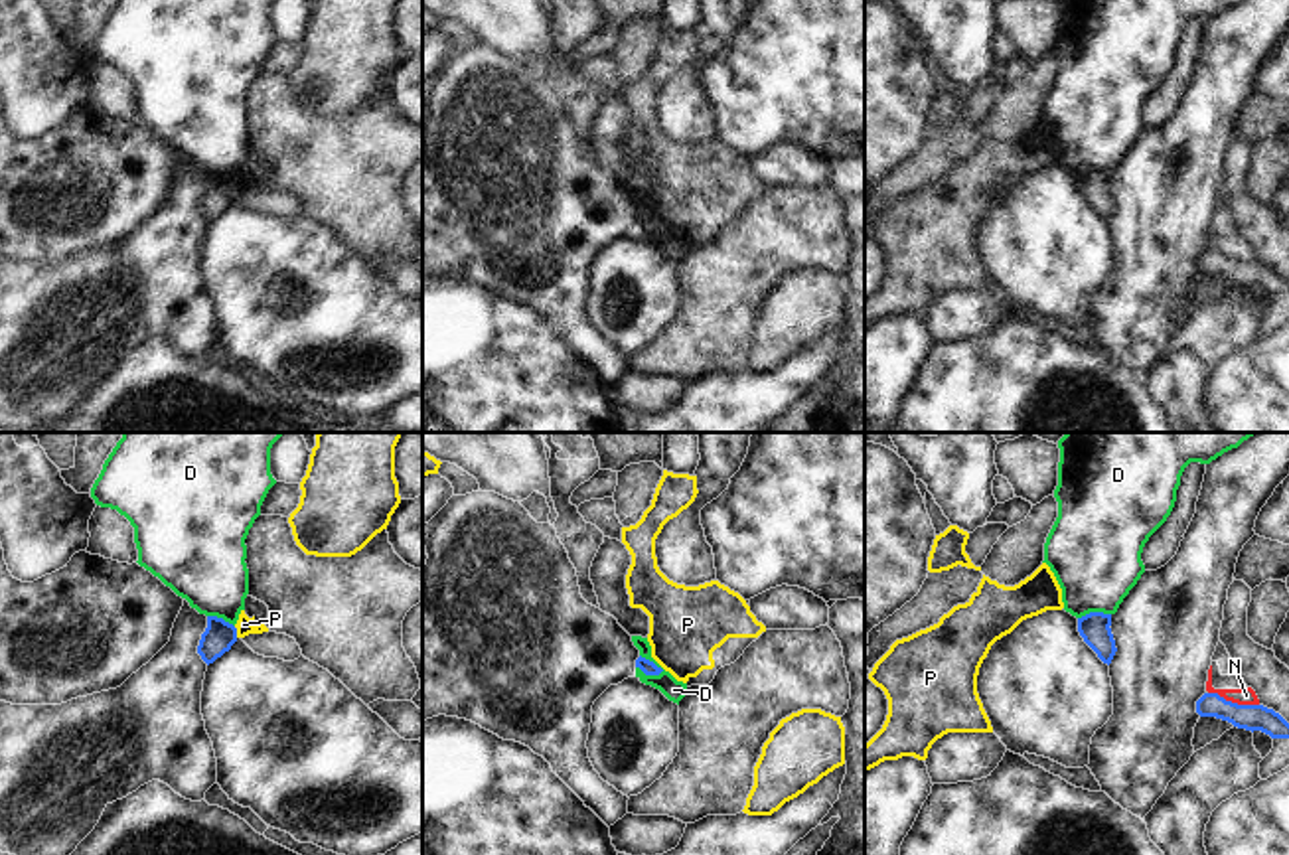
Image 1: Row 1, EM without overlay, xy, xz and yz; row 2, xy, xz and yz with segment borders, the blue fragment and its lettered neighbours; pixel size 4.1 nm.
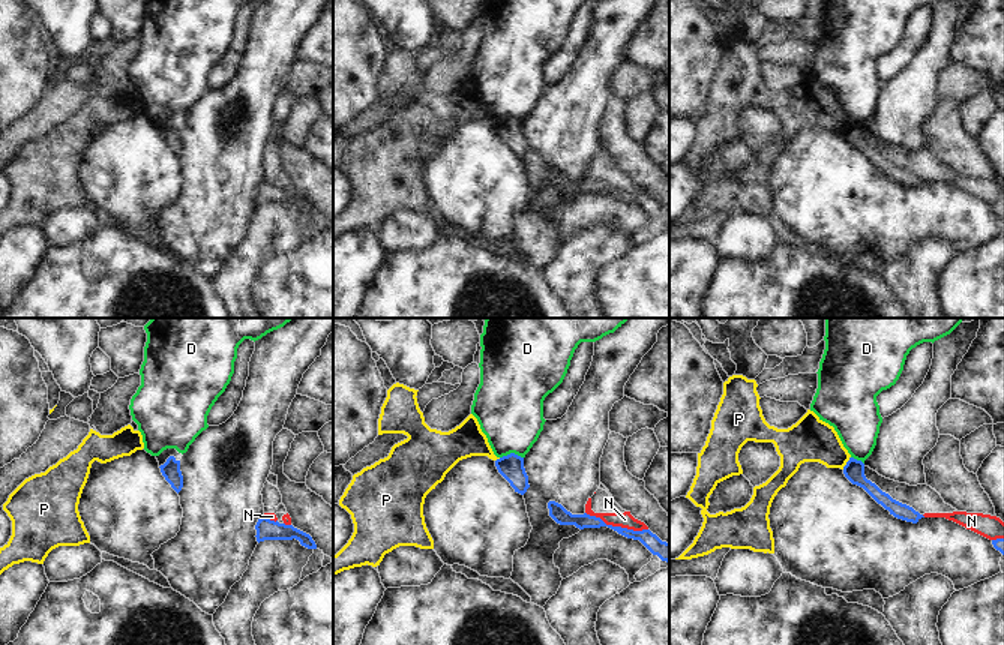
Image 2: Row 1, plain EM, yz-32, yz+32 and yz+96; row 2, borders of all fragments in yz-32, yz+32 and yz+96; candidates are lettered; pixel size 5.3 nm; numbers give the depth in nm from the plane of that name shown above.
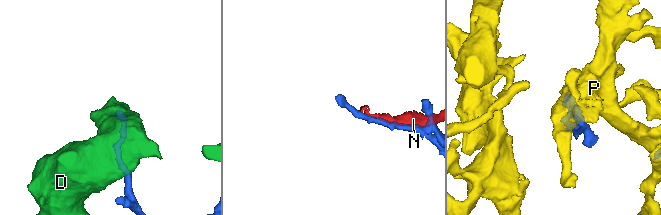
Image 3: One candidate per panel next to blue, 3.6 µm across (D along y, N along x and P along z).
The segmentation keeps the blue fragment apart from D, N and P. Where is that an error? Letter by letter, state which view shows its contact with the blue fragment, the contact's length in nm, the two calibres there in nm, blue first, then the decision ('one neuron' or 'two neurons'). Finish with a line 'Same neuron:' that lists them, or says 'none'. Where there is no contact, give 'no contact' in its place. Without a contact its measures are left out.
D: xz | 120 nm | 60/90 nm | two neurons
N: yz | 220 nm | 110/70 nm | two neurons
P: xy | 50 nm | 130/70 nm | two neurons
Same neuron: none

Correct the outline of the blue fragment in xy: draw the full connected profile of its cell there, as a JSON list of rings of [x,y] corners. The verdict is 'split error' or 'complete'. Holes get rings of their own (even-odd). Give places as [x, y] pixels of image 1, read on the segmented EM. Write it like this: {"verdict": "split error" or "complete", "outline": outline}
{"verdict": "complete", "outline": [[[207,616],[207,628],[201,634],[197,654],[209,665],[237,642],[237,628],[223,618]]]}

